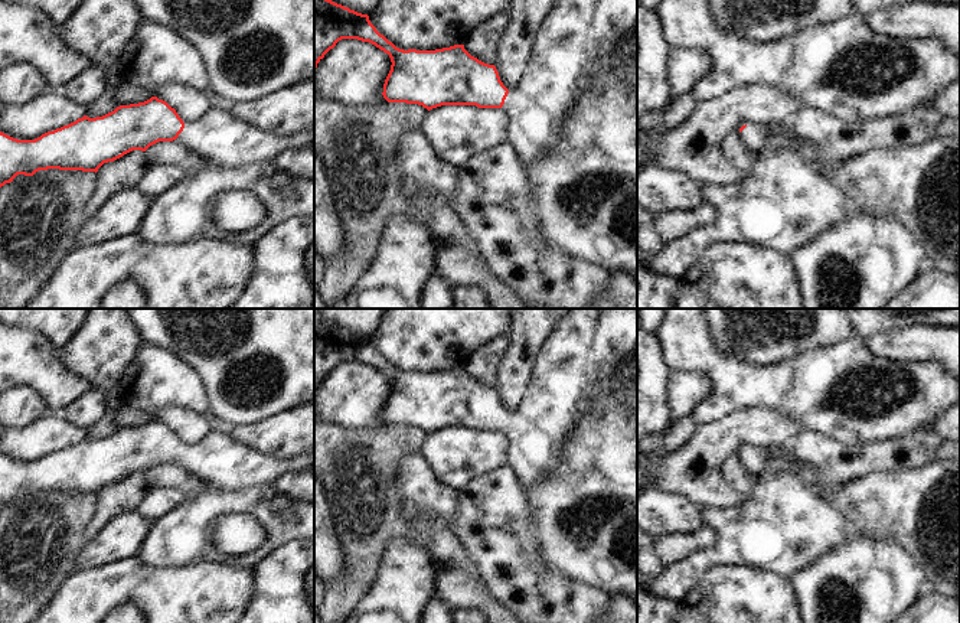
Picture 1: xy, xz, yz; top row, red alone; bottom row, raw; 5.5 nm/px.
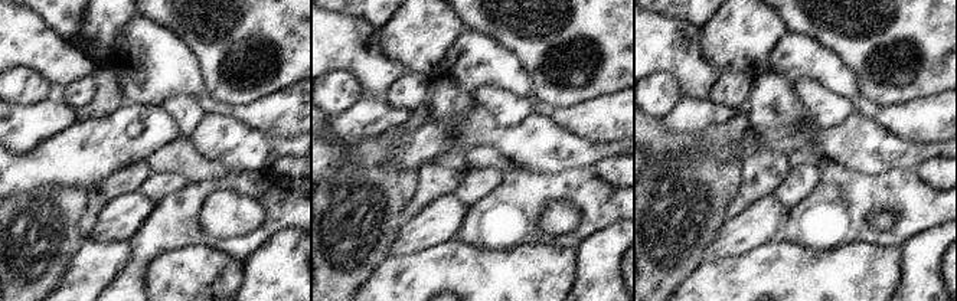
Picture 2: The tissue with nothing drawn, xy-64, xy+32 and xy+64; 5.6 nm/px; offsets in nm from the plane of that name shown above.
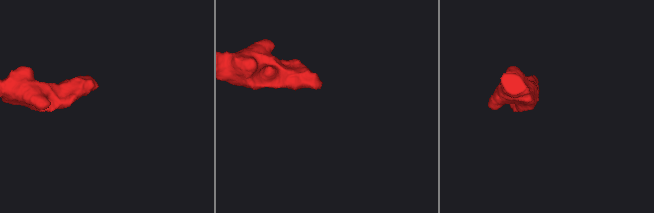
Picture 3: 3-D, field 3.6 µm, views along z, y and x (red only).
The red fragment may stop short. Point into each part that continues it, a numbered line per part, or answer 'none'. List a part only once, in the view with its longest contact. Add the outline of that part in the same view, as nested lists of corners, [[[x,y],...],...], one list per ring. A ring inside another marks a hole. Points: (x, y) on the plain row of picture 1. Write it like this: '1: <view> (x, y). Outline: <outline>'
1: xz (574, 365). Outline: [[[571,309],[561,317],[536,353],[525,395],[502,430],[507,436],[507,463],[523,489],[546,479],[556,469],[565,438],[590,404],[610,389],[613,366],[630,355],[637,355],[637,309]]]

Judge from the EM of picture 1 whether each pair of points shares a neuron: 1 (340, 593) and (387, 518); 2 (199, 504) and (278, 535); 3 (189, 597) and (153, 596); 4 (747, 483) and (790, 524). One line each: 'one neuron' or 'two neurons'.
1: one neuron
2: one neuron
3: one neuron
4: two neurons

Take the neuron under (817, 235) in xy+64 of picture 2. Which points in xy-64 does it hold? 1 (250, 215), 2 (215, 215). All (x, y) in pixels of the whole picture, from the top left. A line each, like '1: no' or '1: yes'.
1: no
2: no

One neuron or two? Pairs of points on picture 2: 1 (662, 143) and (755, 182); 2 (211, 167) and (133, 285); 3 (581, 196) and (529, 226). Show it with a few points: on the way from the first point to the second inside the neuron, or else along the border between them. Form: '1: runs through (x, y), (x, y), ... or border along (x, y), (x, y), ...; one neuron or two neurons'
1: border along (742, 163), (738, 192), (727, 206); two neurons
2: border along (229, 173), (189, 183); two neurons
3: runs through (565, 193), (548, 193), (531, 210); one neuron

